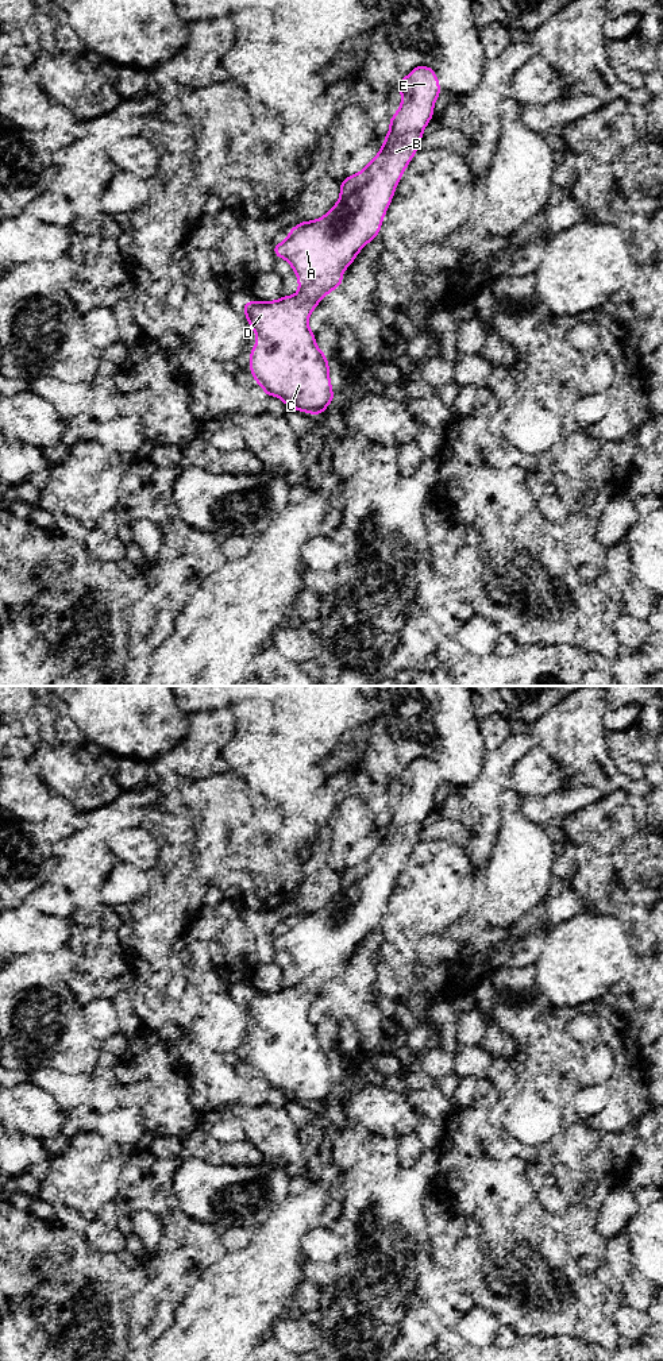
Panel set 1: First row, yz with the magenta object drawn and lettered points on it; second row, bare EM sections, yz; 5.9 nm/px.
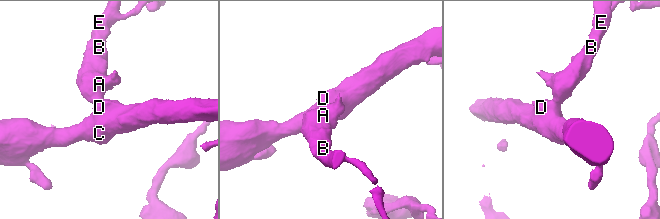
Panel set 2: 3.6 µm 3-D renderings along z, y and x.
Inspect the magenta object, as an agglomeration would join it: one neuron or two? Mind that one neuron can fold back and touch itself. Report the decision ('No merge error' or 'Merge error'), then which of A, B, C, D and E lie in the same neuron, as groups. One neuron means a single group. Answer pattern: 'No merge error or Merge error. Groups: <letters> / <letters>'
No merge error. Groups: A B C D E

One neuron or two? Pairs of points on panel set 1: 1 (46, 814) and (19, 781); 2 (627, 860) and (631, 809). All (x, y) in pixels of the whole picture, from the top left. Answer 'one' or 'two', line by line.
1: one
2: two

